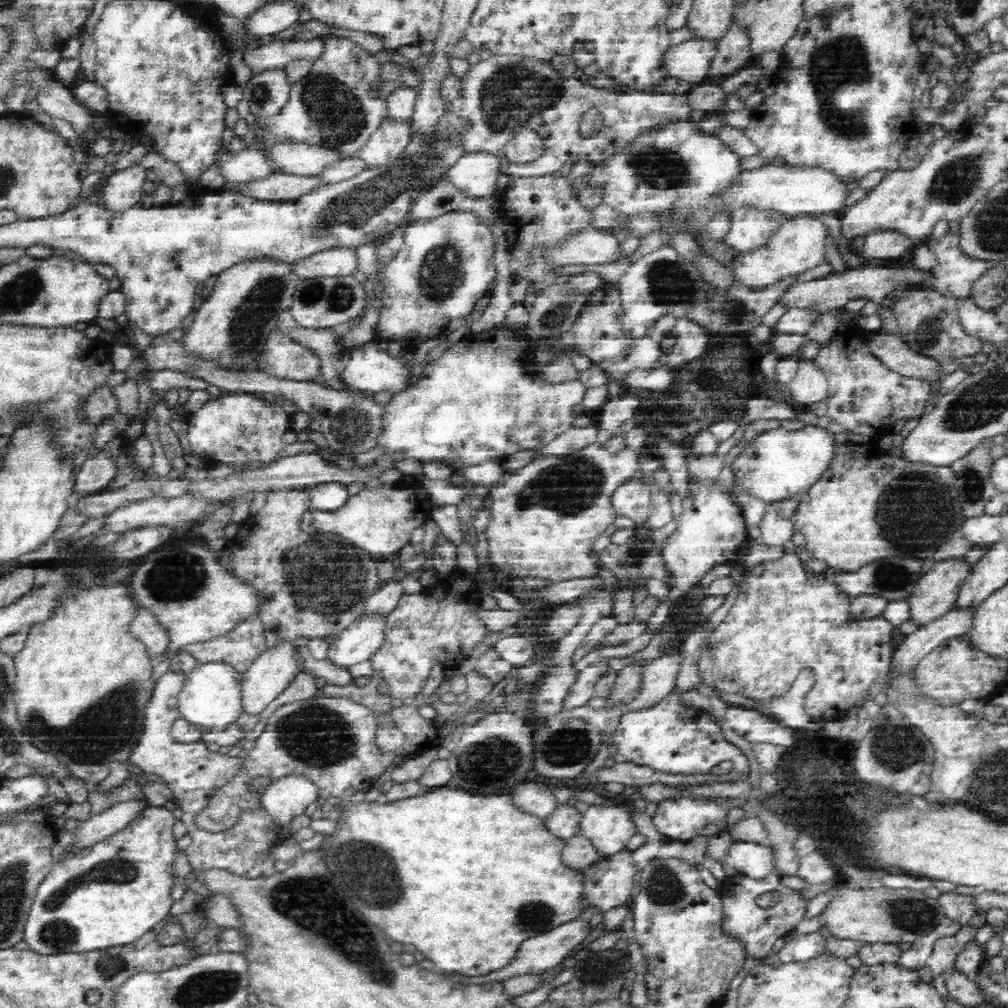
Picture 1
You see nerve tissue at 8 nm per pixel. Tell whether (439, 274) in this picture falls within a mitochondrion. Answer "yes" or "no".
yes

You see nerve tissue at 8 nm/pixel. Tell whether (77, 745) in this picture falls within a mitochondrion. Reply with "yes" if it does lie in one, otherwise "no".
yes

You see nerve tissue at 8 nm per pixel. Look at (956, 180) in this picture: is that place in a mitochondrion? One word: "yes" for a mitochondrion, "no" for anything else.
yes

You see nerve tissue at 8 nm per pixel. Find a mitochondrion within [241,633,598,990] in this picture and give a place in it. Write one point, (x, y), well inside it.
(310, 902)

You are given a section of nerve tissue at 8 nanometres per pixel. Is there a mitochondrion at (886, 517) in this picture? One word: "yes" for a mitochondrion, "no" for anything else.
yes

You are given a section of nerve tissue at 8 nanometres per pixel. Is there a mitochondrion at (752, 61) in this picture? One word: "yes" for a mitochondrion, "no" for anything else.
no

